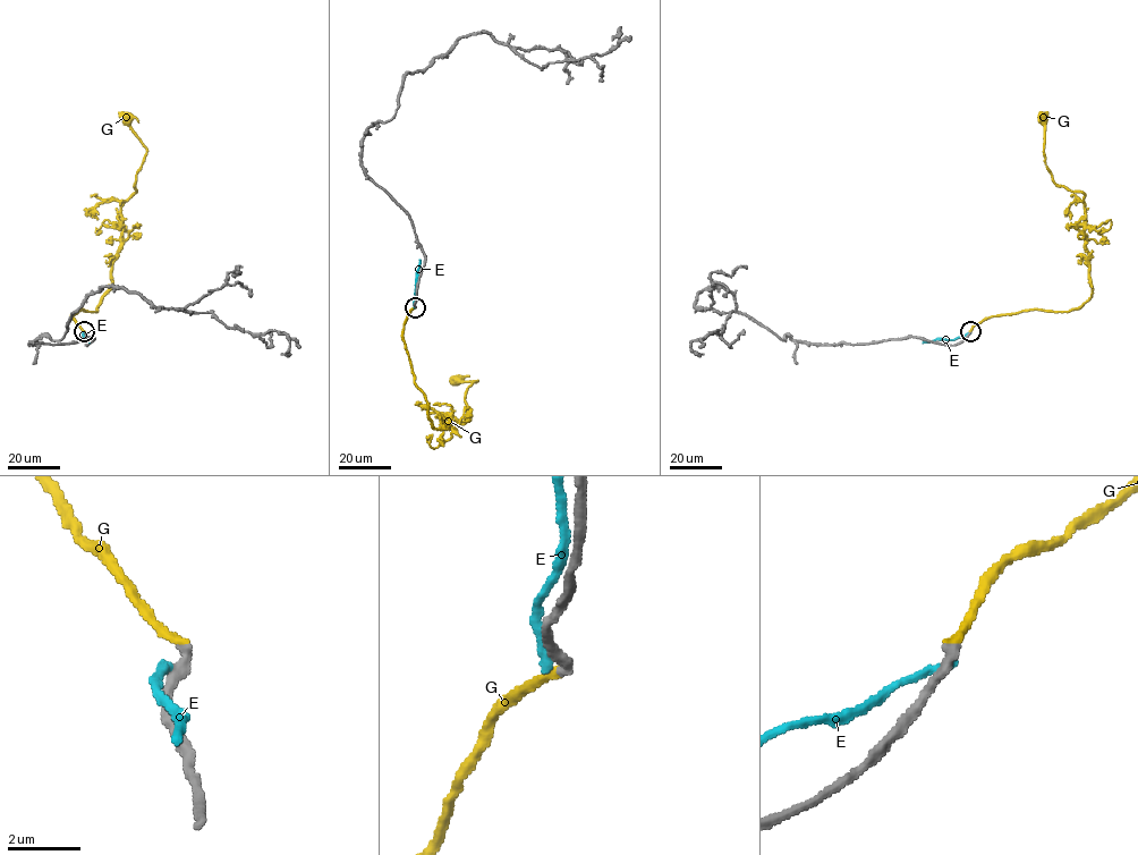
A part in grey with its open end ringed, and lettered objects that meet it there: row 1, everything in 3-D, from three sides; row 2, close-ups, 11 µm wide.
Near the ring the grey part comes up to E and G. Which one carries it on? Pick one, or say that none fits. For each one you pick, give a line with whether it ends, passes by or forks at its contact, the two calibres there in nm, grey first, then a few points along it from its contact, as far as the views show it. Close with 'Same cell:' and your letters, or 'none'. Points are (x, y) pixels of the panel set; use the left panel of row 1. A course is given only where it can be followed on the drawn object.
G: It ends there. Thickness 320 nm (grey) against 240 nm. Its course: (84, 331), (71, 315), (96, 311), (111, 285), (120, 206), (146, 152), (129, 126), (138, 123)
Same cell: G

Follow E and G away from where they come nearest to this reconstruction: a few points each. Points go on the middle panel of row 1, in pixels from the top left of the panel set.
E: (414, 306), (419, 260)
G: (415, 306), (402, 338), (435, 429), (467, 418), (466, 391), (477, 380), (460, 381), (469, 375)

